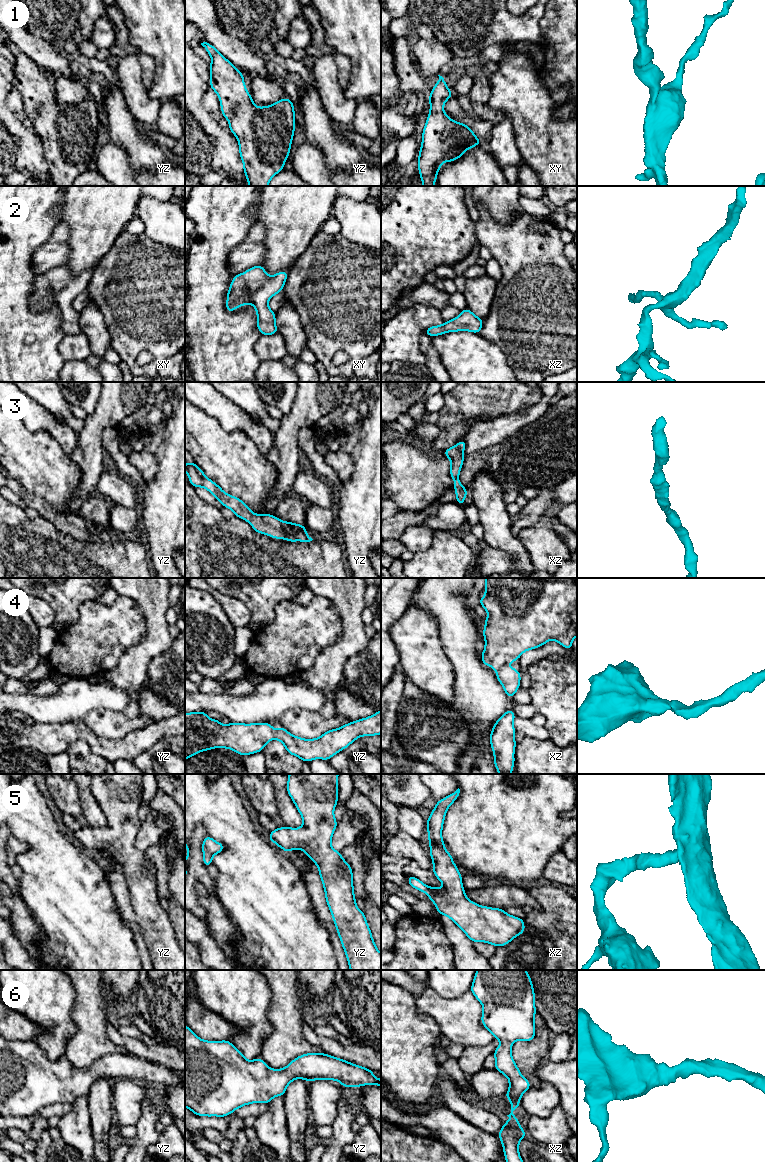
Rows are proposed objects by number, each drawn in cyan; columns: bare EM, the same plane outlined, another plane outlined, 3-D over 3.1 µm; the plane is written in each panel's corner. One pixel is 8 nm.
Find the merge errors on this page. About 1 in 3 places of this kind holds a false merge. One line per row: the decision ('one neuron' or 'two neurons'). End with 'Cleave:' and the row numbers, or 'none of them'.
1: one neuron
2: one neuron
3: one neuron
4: one neuron
5: one neuron
6: one neuron
Cleave: none of them

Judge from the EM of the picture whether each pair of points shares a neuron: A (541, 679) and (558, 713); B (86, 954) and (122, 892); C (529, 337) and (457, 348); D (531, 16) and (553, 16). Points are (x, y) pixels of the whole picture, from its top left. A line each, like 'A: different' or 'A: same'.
A: same
B: different
C: different
D: different

